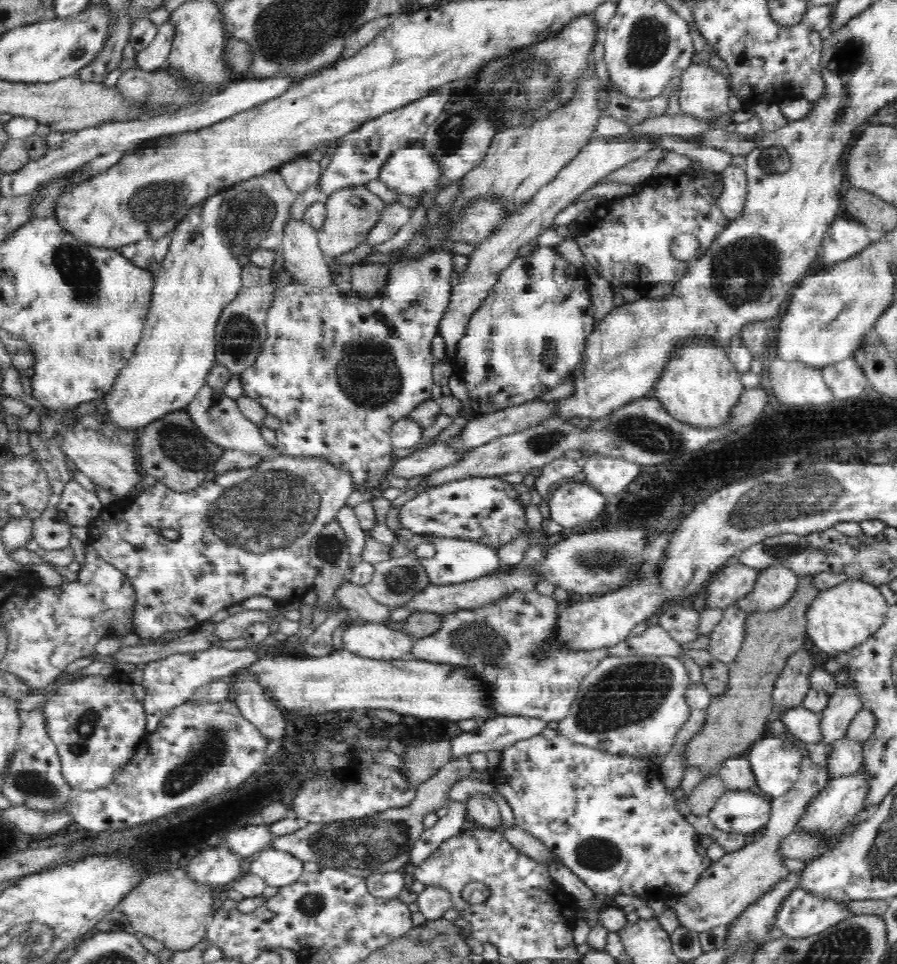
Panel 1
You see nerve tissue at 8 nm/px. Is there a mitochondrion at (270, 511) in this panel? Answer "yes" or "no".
yes

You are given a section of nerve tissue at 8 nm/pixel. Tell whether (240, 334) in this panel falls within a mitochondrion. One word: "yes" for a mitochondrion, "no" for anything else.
yes

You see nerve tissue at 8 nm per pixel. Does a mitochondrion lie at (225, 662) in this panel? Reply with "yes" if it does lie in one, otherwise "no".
no

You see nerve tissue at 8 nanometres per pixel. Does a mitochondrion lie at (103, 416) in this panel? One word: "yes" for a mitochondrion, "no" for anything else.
no

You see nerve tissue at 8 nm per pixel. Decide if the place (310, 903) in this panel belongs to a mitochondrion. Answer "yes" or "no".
yes

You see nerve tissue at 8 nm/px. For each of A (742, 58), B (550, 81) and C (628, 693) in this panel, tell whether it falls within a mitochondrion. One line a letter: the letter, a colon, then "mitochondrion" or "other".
A: other
B: mitochondrion
C: mitochondrion

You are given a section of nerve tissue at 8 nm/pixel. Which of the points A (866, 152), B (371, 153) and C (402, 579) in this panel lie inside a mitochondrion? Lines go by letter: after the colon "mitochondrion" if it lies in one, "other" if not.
A: mitochondrion
B: other
C: mitochondrion

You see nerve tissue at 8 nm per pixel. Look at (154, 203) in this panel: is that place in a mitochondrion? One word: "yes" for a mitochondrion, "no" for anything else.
yes

